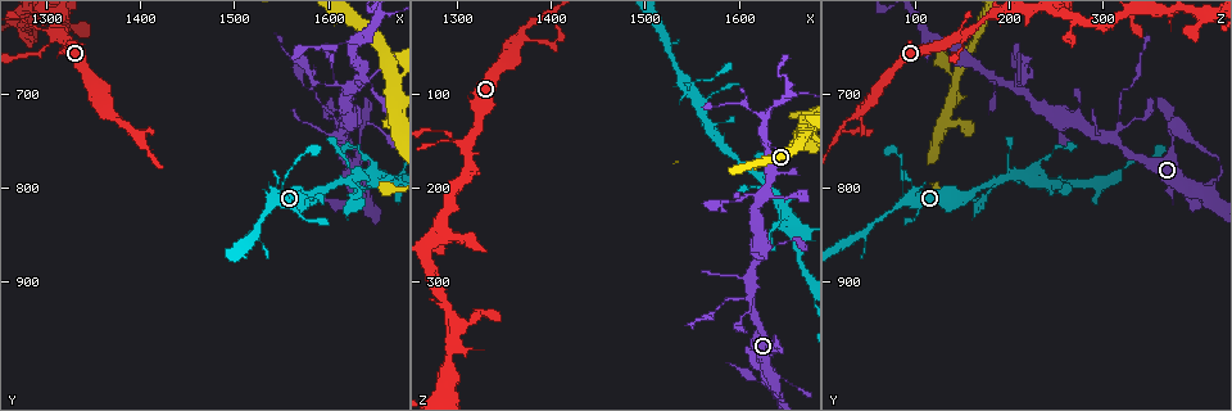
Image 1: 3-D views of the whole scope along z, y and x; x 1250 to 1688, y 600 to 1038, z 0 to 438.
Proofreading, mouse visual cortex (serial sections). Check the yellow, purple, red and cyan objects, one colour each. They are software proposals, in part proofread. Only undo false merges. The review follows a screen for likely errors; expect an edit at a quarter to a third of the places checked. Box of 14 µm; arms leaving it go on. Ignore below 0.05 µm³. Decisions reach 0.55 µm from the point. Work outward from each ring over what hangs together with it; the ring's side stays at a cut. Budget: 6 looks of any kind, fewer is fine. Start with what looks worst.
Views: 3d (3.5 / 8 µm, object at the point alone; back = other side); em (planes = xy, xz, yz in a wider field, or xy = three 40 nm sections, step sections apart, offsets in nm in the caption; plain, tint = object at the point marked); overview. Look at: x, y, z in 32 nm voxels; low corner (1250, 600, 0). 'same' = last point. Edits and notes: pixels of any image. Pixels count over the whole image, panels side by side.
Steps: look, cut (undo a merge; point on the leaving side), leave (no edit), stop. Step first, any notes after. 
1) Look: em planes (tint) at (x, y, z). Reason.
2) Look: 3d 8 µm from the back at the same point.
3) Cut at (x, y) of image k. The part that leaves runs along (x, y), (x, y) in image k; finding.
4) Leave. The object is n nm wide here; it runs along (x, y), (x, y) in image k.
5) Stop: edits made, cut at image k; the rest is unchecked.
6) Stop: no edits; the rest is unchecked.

Look: 3d 3.5 µm at (1640, 805, 415). Four arms meet.

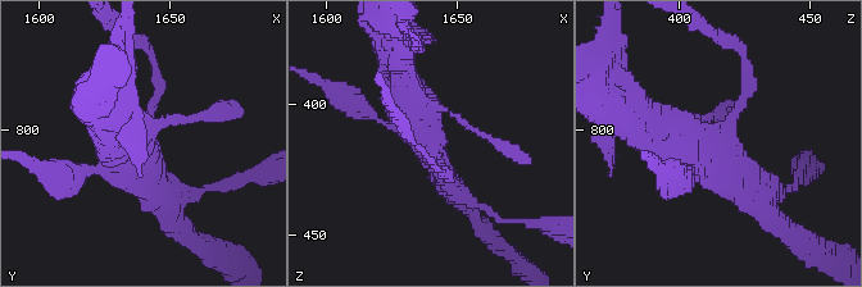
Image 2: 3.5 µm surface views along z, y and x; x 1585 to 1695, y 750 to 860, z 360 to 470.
Look: em xy step 1 (tint) at (1638, 805, 415).

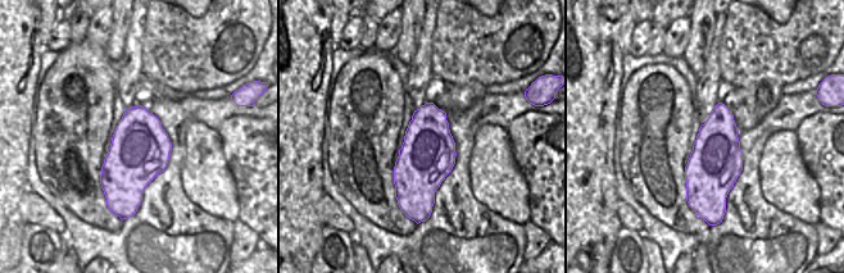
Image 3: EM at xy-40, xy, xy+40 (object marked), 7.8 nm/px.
Leave. The object is 440 nm wide here; it runs along (644, 127), (716, 142), (749, 68) in image 2; all the same cell.

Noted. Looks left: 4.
Look: 3d 3.5 µm at (1550, 805, 85). Abrupt turn.

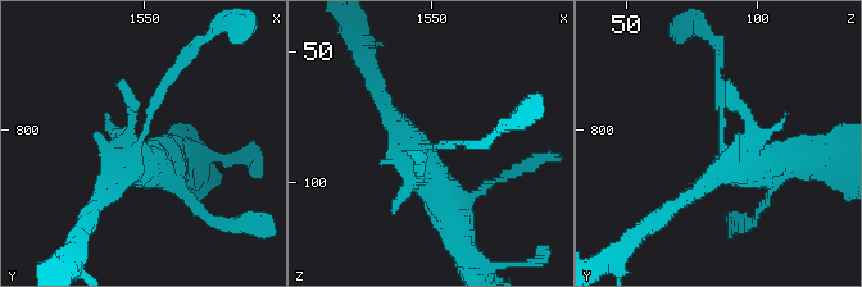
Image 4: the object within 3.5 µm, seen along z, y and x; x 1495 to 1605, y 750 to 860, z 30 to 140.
Look: em xy step 5 (tint) at (1547, 804, 87). Now the EM.

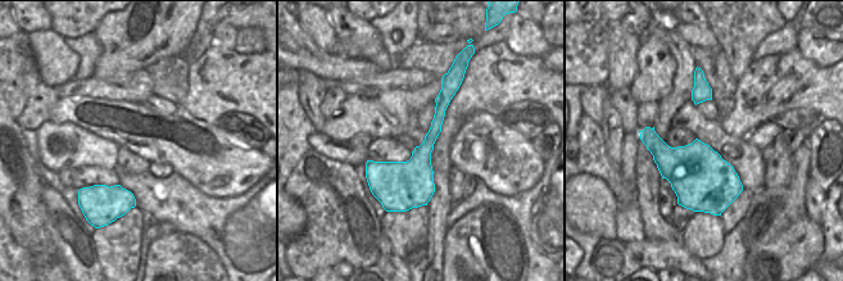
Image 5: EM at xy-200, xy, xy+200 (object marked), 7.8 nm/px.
Leave. It runs along (444, 81), (436, 127), (398, 207) in image 5; continuous, no second cell.

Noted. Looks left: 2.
Look: 3d 3.5 µm at (1615, 730, 330). A narrow waist.

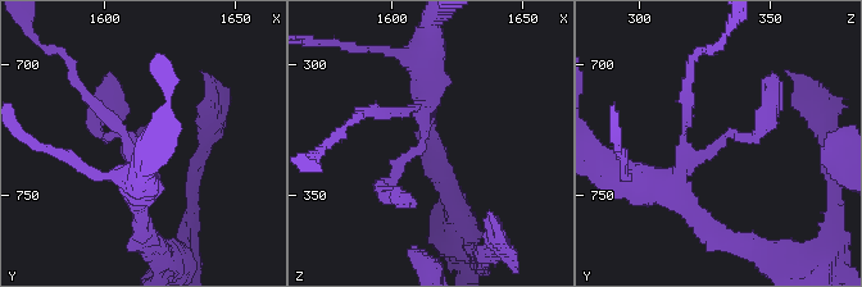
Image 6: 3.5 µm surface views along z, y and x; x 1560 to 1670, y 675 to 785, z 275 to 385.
Look: em xy step 5 (tint) at (1611, 730, 330).

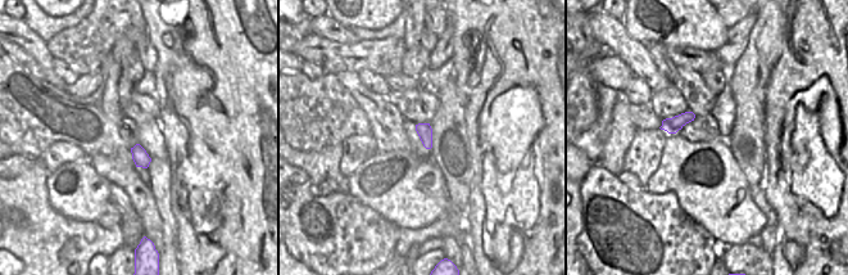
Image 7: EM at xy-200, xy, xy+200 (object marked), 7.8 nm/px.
Cut at (385, 115) of image 6. Two cells meet here.

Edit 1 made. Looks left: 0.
Stop: edits made, cut at image 6; the rest is unchecked.

